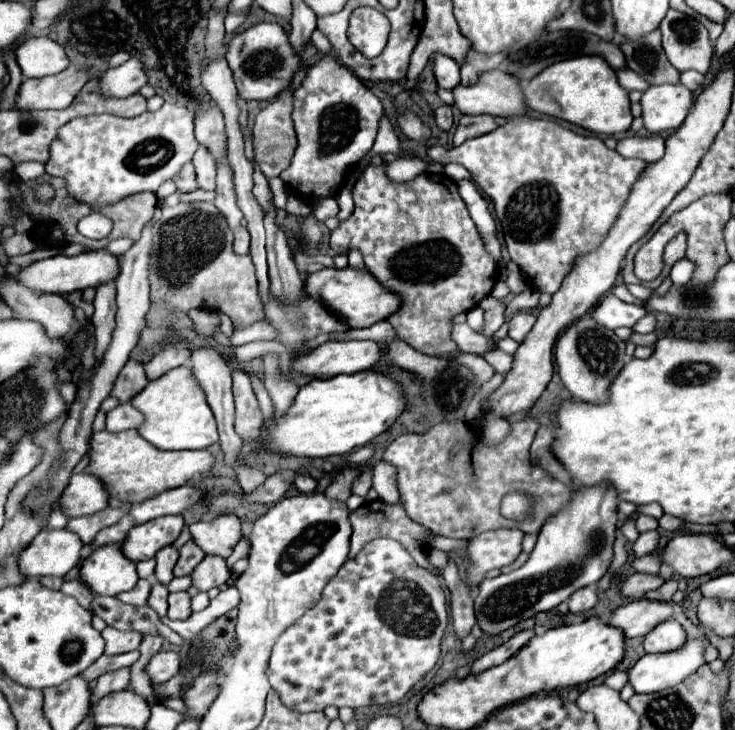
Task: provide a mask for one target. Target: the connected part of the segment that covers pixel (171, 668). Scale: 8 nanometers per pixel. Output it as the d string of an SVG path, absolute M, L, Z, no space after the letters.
M174 650L158 652L152 658L152 662L146 666L146 672L148 672L152 684L164 684L172 676L176 676L176 672L180 670L180 662L182 662L182 658Z

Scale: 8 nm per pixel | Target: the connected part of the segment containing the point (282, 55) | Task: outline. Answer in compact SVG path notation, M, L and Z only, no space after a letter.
M270 22L254 24L244 32L236 34L228 42L226 60L230 70L234 72L238 94L244 100L272 100L280 90L284 90L290 84L290 80L300 68L300 60L290 48L288 34L278 24Z

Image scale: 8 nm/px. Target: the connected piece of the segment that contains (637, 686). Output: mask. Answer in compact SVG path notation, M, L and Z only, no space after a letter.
M688 638L684 642L684 648L678 648L676 652L664 652L664 654L644 654L632 668L630 668L630 684L638 694L650 694L660 692L666 688L672 688L684 678L692 676L702 664L706 652L706 640L702 638Z

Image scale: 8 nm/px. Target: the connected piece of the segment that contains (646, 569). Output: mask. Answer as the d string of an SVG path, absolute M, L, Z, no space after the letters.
M652 552L652 554L646 554L646 556L638 558L638 560L632 560L632 568L634 568L636 572L640 572L640 574L658 574L660 562L658 562L656 556L658 556L658 554Z

